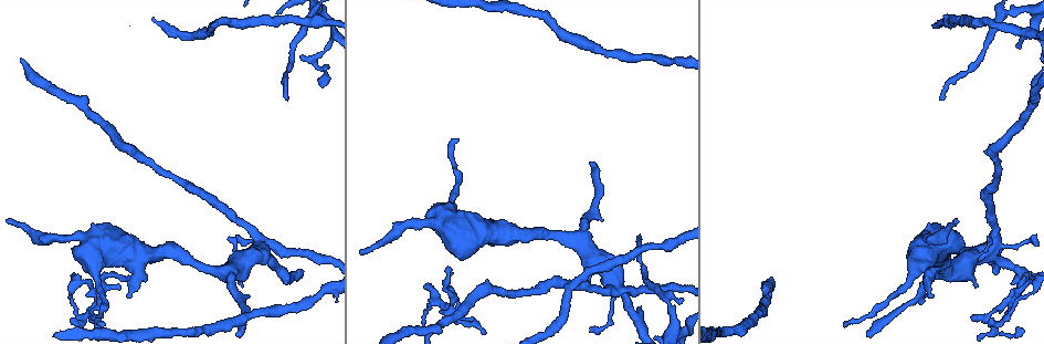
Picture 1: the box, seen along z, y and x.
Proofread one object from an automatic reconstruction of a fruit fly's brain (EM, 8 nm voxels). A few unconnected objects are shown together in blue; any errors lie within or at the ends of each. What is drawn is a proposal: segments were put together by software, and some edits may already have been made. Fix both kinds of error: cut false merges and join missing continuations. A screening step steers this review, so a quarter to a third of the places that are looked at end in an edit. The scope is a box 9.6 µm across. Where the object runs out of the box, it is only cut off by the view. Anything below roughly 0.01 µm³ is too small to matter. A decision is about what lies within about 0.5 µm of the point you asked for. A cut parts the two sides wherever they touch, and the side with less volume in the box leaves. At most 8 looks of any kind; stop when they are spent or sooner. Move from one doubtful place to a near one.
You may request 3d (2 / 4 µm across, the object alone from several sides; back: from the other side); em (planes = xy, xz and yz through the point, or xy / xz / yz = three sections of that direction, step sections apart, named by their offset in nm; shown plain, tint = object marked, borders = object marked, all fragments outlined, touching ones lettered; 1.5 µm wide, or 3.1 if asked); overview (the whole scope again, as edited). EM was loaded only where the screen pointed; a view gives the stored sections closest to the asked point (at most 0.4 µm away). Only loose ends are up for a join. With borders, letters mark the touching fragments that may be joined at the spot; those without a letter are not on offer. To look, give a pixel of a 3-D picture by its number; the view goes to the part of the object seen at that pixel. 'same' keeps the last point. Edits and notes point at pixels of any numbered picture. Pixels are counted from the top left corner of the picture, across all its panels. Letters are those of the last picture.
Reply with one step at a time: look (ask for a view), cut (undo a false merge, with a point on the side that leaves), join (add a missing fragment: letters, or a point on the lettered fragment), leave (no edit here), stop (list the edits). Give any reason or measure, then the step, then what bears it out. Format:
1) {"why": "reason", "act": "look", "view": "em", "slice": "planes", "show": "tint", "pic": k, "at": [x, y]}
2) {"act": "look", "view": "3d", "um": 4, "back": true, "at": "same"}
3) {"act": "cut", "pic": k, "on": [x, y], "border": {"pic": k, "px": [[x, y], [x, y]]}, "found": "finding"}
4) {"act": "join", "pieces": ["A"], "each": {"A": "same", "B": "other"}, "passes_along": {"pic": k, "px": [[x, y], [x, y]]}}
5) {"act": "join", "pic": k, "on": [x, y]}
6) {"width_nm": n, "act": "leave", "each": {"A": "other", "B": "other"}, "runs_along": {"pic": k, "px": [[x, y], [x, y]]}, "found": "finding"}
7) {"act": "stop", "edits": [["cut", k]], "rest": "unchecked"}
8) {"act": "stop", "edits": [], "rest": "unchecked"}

{"why": "end of a long branch", "act": "look", "view": "em", "slice": "planes", "show": "plain", "pic": 1, "at": [942, 99]}

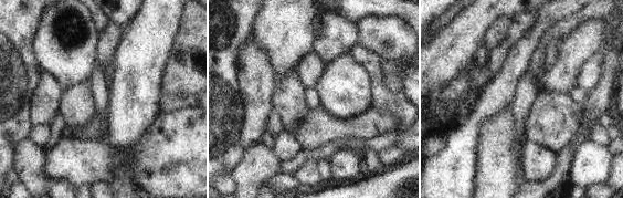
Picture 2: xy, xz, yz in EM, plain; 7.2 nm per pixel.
{"why": "see the neighbours", "act": "look", "view": "em", "slice": "planes", "show": "borders", "at": "same"}

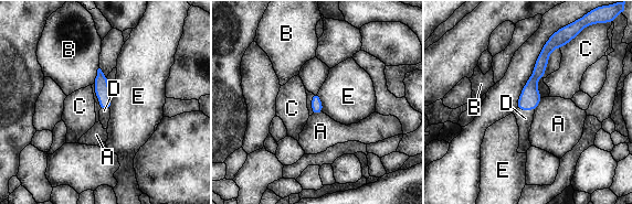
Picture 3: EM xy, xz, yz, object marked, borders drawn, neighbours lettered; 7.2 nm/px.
{"act": "join", "pieces": ["D"], "each": {"A": "other", "B": "other", "C": "other", "D": "same", "E": "other"}, "found": "it goes on there"}

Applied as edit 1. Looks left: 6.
{"why": "see it whole again", "act": "look", "view": "overview"}

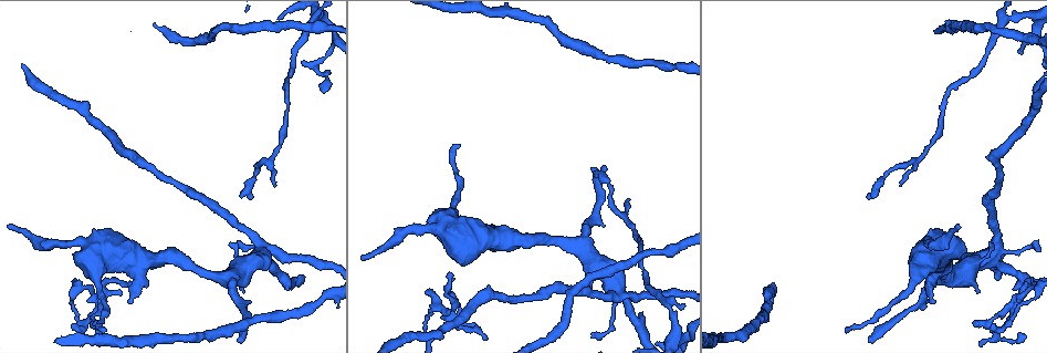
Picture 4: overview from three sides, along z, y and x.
{"why": "free end", "act": "look", "view": "3d", "um": 2, "pic": 4, "at": [274, 185]}

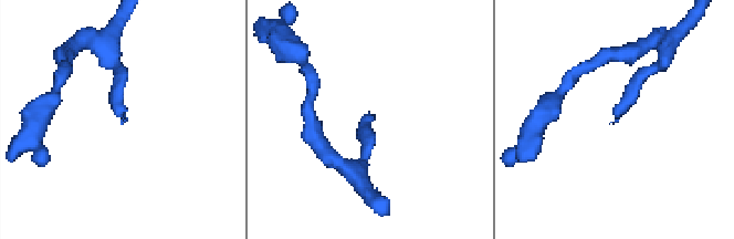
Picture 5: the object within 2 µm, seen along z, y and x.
{"why": "shape alone is not enough", "act": "look", "view": "em", "slice": "planes", "show": "borders", "pic": 5, "at": [371, 114]}

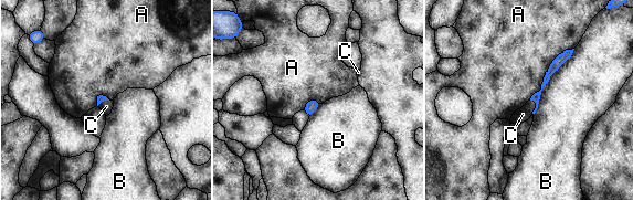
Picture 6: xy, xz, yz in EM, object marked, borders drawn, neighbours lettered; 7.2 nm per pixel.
{"act": "join", "pieces": ["C"], "each": {"A": "other", "B": "other", "C": "same"}, "found": "the neuron continues"}

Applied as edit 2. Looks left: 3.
{"act": "look", "view": "overview"}

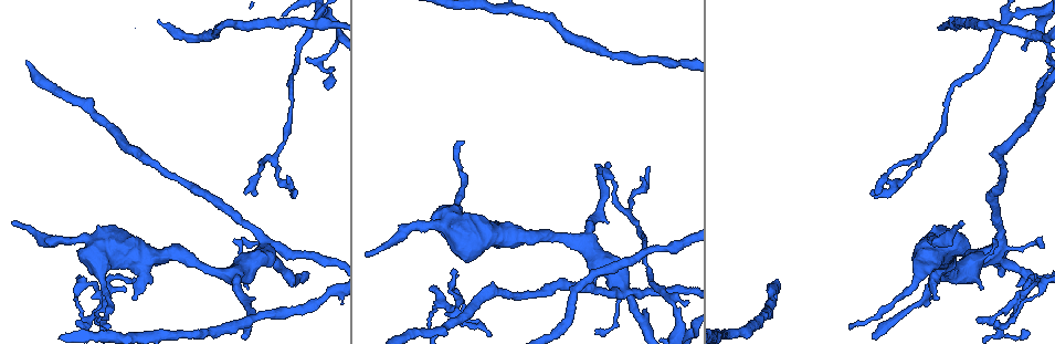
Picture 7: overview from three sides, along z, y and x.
{"act": "look", "view": "em", "slice": "yz", "step": 4, "show": "tint", "pic": 7, "at": [242, 237]}

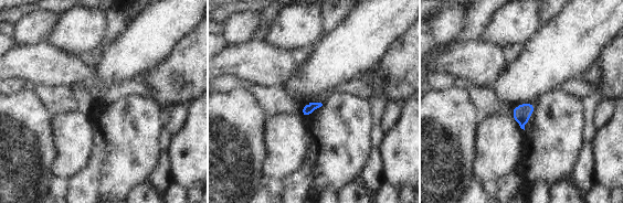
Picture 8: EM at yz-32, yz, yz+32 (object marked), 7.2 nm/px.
{"act": "look", "view": "em", "slice": "planes", "show": "borders", "at": "same"}

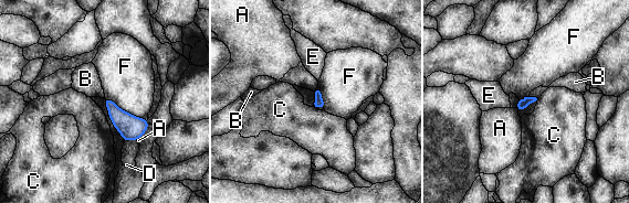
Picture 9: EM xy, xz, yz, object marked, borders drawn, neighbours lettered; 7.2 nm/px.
{"act": "leave", "each": {"A": "other", "B": "other", "C": "other", "D": "other", "E": "other", "F": "other"}, "border": {"pic": 9, "px": [[530, 96], [536, 98]]}, "found": "none of them fits"}

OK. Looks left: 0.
{"act": "stop", "edits": [["join", 3], ["join", 6]], "rest": "unchecked"}

